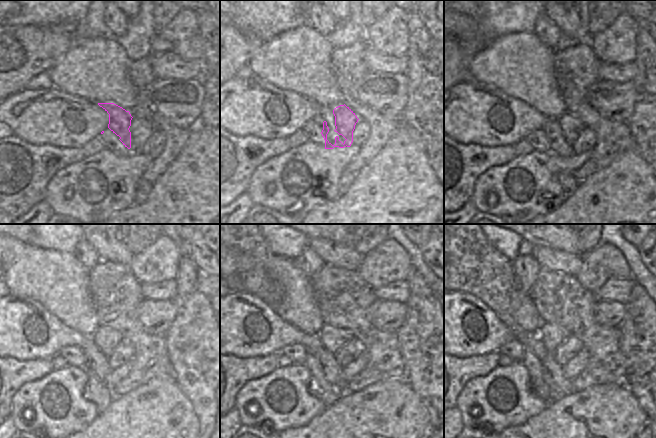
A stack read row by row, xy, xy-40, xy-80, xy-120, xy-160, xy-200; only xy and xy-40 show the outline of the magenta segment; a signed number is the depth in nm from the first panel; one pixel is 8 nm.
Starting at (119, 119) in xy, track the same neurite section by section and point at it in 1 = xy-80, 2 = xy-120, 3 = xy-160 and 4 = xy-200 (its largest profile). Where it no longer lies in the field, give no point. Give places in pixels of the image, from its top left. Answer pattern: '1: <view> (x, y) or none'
1: xy-80 (556, 143)
2: xy-120 (97, 361)
3: xy-160 (331, 370)
4: xy-200 (559, 386)

